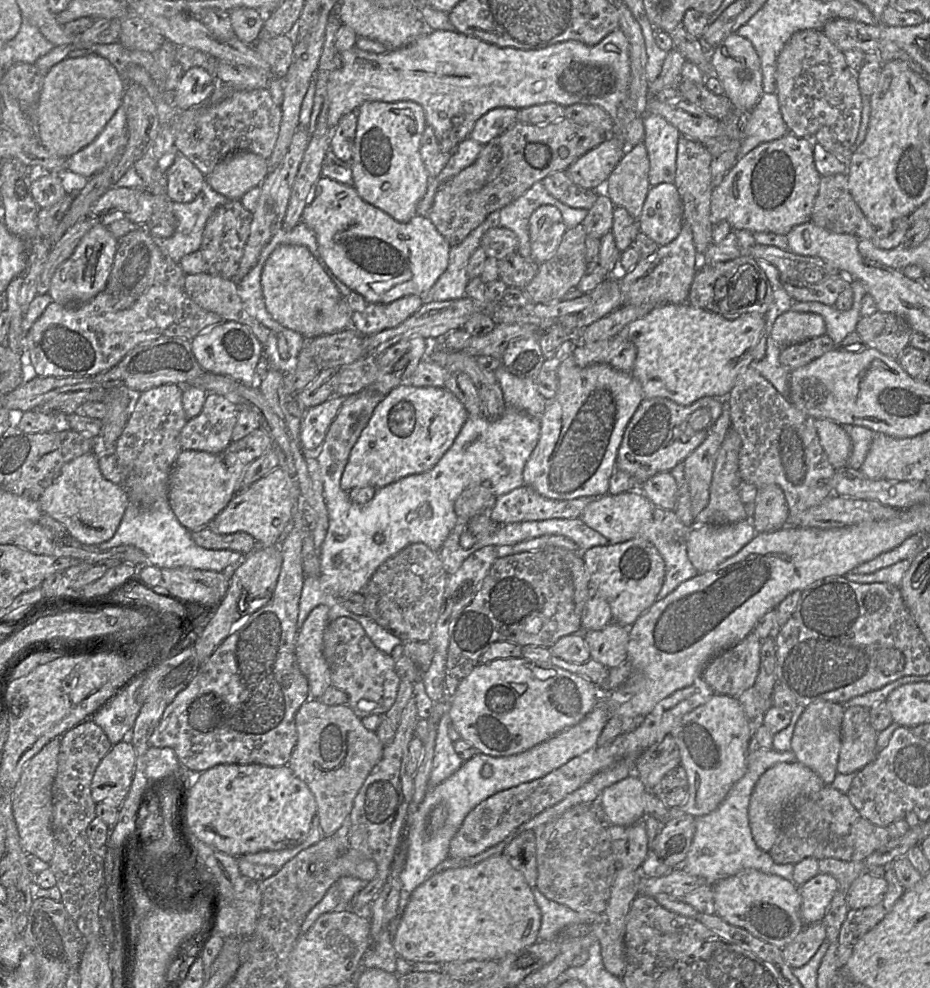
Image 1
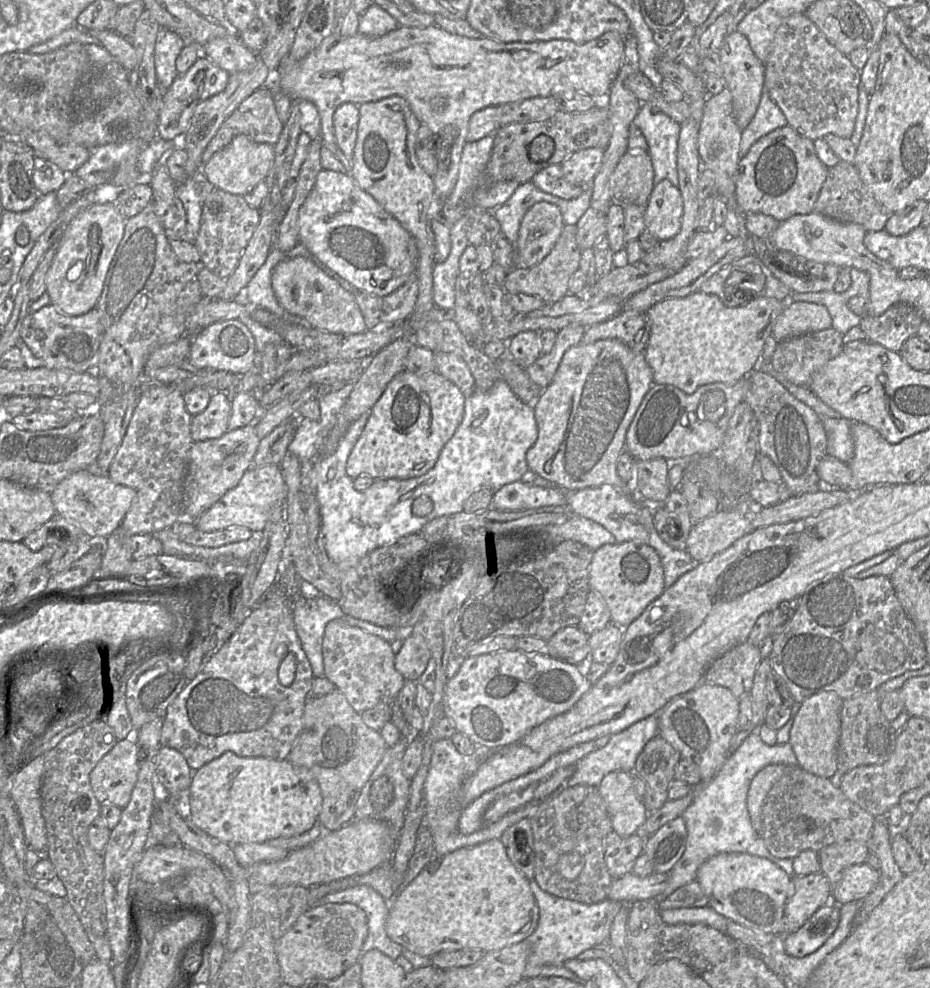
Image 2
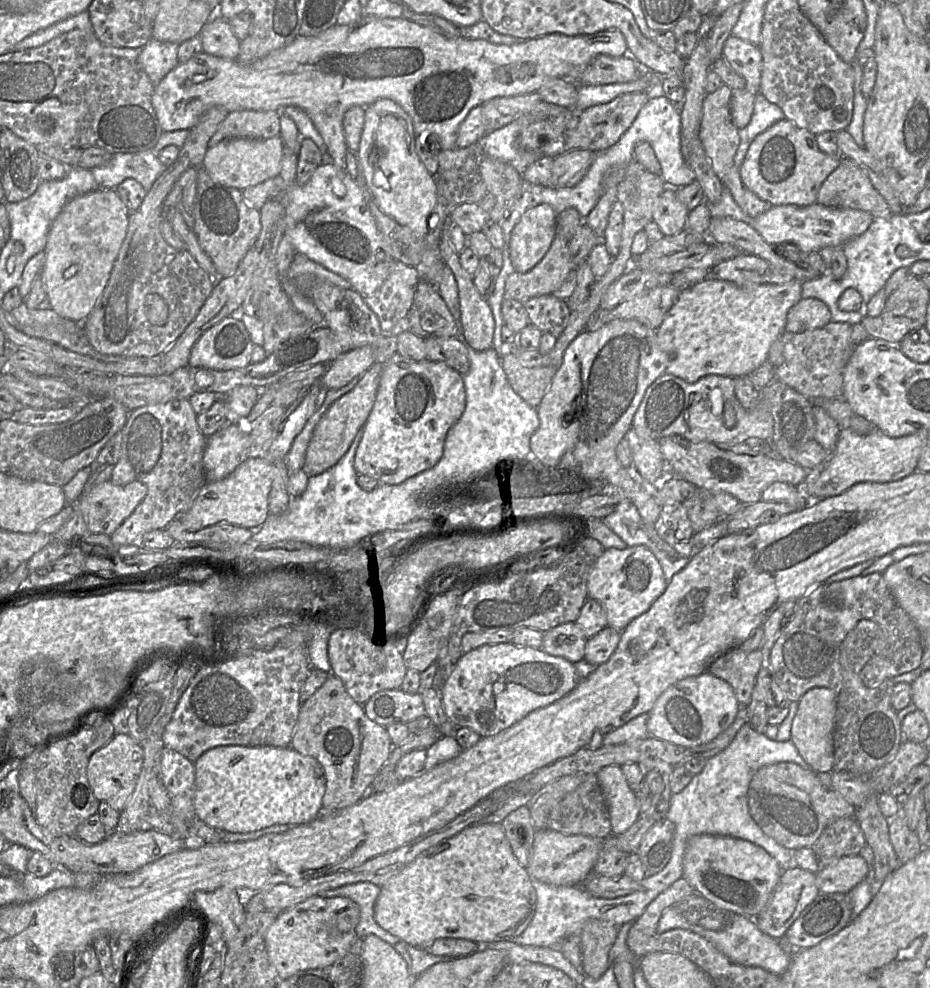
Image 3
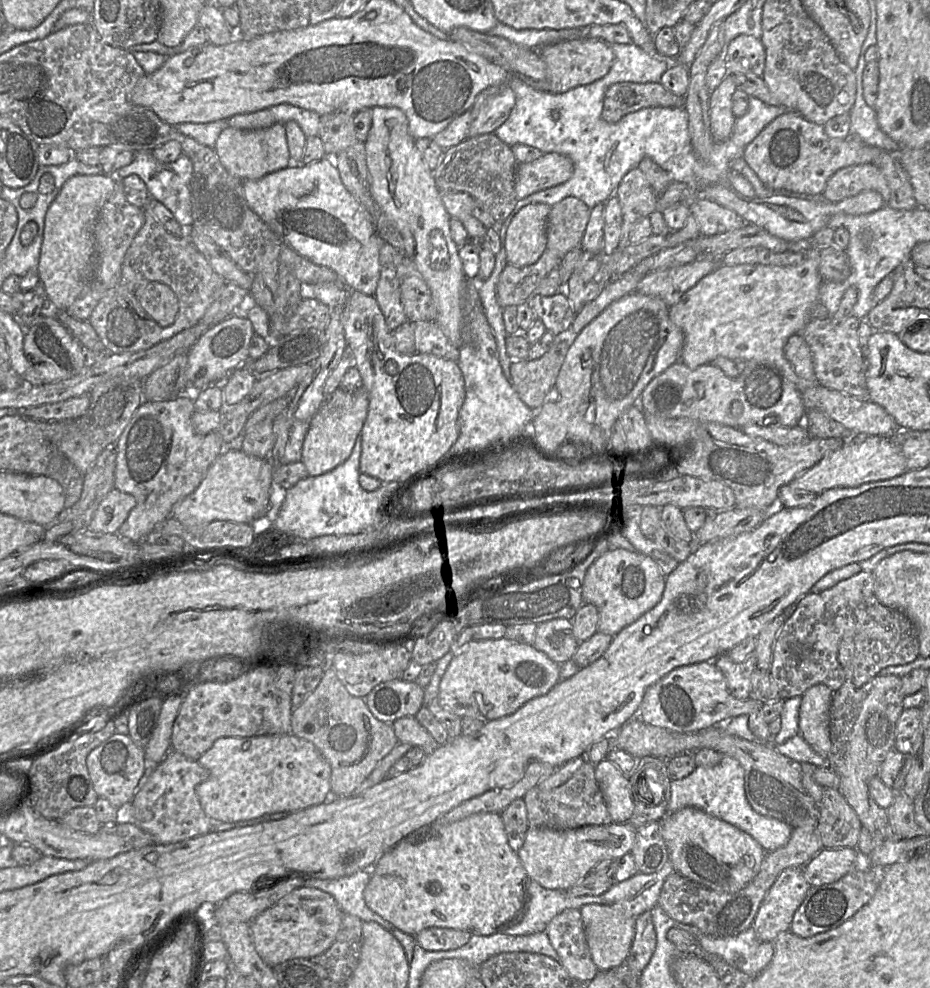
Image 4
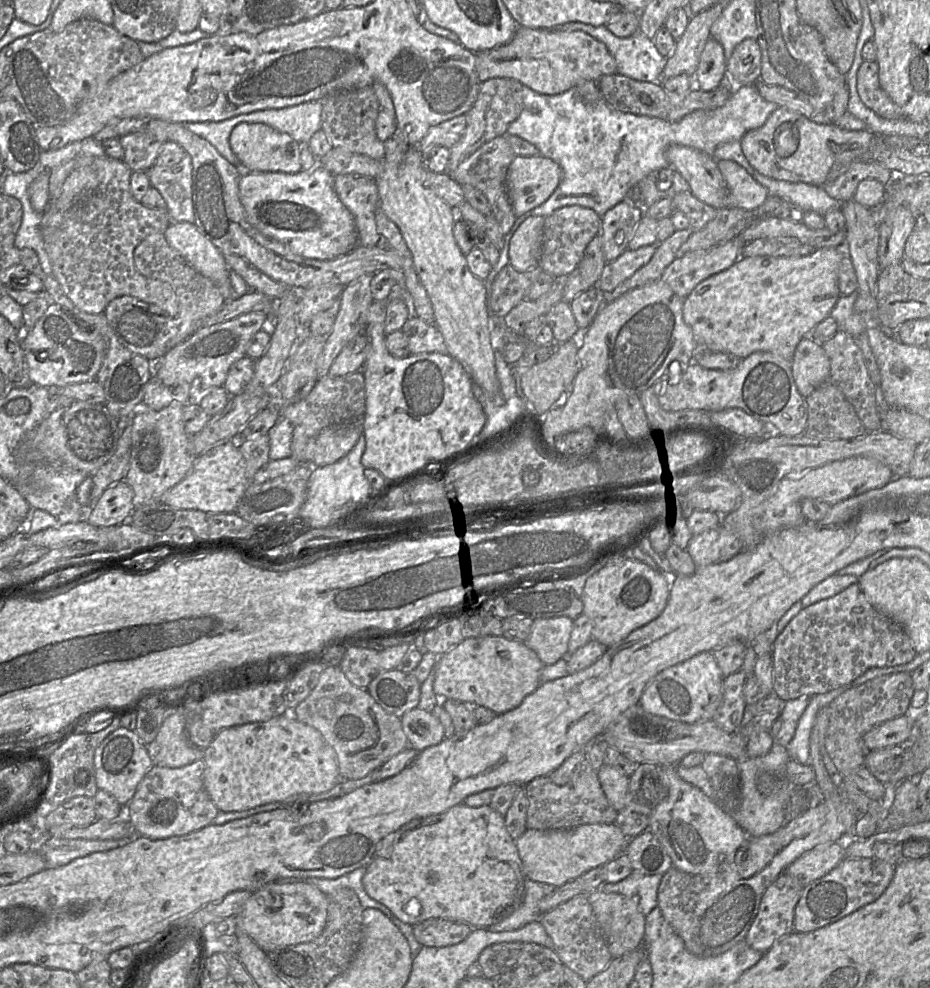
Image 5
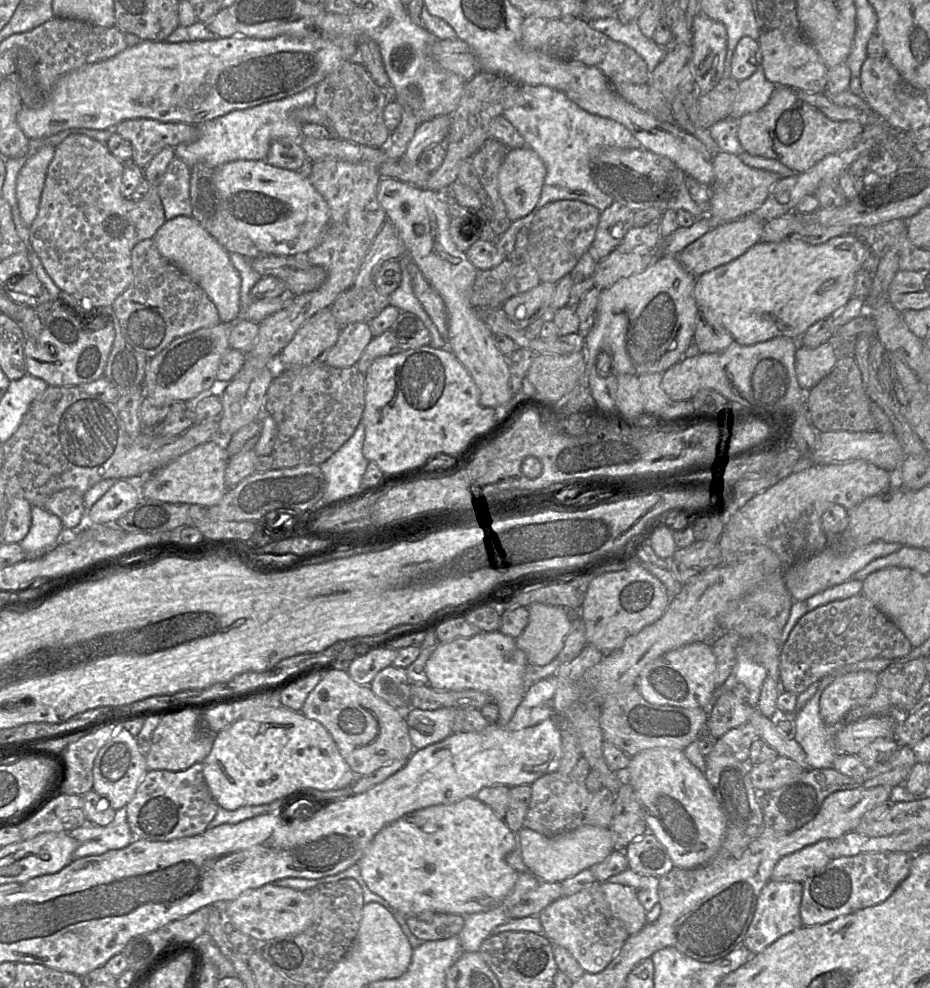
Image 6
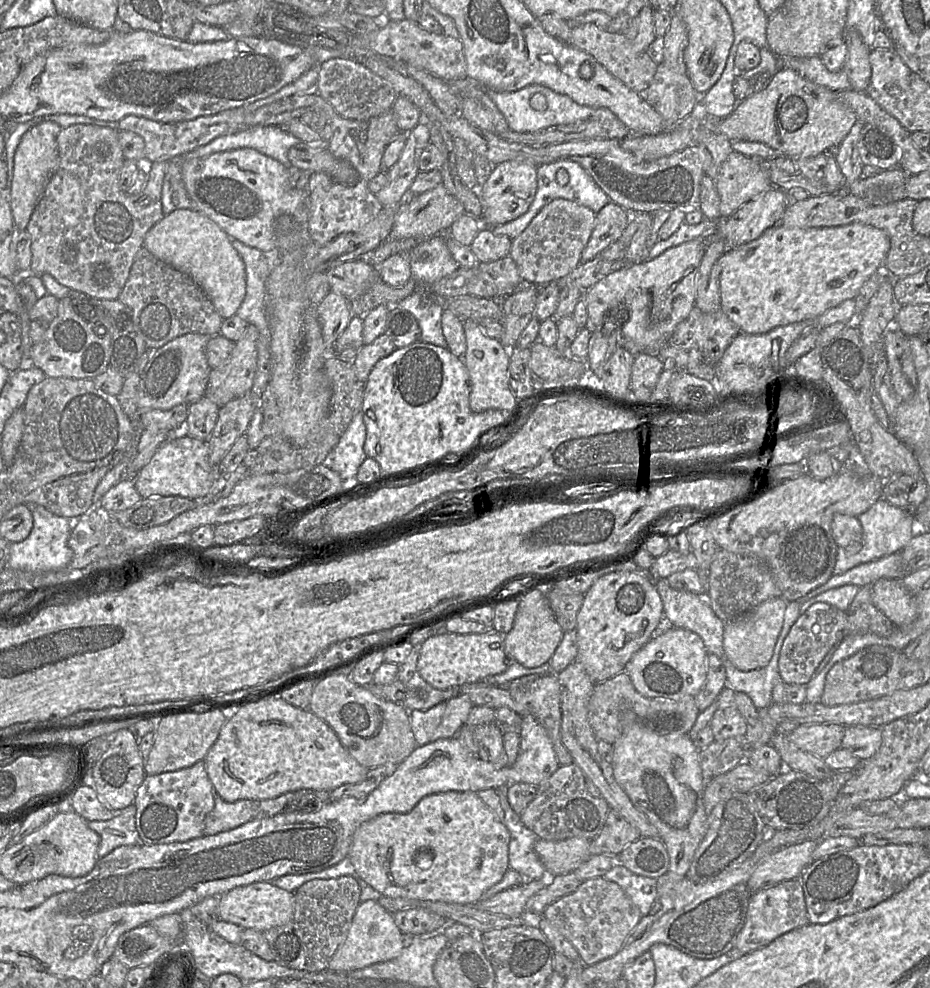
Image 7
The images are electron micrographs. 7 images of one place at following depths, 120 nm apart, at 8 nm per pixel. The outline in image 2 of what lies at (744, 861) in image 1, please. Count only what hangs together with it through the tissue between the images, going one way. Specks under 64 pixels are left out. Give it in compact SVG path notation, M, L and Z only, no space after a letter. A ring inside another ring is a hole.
M755 730L728 756L711 781L692 786L693 801L681 815L687 828L685 851L667 873L668 881L662 897L670 895L681 886L696 881L699 867L706 860L720 853L738 852L762 857L776 864L788 876L794 875L793 859L780 859L769 852L764 839L754 829L748 812L747 797L750 784L755 775L770 764L799 766L790 742L767 745L761 739L758 730Z

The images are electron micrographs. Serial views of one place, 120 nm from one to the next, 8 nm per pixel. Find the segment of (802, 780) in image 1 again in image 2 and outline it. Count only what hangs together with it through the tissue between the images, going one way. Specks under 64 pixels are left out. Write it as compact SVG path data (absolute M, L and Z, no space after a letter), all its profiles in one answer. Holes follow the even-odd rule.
M770 764L760 770L753 778L747 797L747 806L754 829L762 836L762 806L773 787L787 770L784 764Z

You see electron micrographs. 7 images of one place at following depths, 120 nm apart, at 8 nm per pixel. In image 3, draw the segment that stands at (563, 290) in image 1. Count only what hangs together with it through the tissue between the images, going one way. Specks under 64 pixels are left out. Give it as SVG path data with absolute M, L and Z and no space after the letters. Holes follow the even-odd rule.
M555 236L545 256L531 270L525 273L514 271L505 281L504 297L519 302L556 291L574 270L568 249L568 241Z

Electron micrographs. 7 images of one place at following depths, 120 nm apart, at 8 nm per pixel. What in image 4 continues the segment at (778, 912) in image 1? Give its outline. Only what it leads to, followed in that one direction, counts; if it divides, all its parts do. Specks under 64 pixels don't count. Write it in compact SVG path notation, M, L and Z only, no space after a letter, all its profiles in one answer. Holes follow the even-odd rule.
M695 807L669 813L660 822L674 871L684 877L716 892L735 893L758 874L766 851L735 825Z

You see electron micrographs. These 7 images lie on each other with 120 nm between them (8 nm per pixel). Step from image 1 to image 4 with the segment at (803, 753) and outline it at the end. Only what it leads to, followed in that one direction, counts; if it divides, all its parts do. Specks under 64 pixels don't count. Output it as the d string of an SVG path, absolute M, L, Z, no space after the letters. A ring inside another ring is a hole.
M824 684L811 686L802 695L799 734L823 757L831 750L830 707L834 692Z

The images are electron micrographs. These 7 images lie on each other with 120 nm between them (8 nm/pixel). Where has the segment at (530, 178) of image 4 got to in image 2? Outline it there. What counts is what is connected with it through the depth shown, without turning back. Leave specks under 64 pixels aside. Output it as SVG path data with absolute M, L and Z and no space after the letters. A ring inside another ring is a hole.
M588 148L569 156L561 164L566 181L583 189L590 188L602 165L604 151Z

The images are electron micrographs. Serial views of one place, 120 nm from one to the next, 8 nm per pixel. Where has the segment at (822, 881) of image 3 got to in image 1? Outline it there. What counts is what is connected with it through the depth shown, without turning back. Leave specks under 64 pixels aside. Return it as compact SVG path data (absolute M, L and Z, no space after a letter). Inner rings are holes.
M864 871L852 882L848 890L849 909L860 909L878 904L883 900L887 887L888 883L884 877L874 877L868 871Z

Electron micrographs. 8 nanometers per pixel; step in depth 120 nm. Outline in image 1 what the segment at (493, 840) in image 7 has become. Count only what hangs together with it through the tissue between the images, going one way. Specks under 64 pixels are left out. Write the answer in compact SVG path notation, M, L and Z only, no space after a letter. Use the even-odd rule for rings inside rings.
M503 854L474 866L435 872L410 895L393 938L398 955L410 963L444 963L468 960L499 961L539 940L541 912L523 874L513 868Z

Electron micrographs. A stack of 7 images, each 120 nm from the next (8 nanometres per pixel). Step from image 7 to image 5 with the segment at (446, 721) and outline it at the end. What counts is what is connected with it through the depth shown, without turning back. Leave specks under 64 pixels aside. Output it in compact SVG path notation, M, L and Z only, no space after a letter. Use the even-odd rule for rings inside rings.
M418 707L405 712L401 716L401 724L407 737L407 748L418 752L444 739L444 728L439 719Z

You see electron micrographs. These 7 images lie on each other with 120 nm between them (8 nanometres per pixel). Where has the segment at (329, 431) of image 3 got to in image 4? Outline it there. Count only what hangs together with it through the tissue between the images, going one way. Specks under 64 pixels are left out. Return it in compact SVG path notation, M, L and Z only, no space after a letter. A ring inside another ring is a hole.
M362 385L352 390L338 388L325 399L325 402L310 421L302 447L301 461L309 476L325 474L350 457L356 439L366 421L369 404L369 395Z

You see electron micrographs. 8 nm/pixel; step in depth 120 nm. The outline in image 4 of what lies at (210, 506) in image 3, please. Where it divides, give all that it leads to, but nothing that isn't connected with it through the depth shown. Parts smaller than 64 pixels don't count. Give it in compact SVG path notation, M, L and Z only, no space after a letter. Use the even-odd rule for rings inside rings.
M225 448L196 490L174 505L171 516L187 527L204 526L213 521L251 524L265 516L270 507L272 480L273 465L269 457L257 458L241 449Z

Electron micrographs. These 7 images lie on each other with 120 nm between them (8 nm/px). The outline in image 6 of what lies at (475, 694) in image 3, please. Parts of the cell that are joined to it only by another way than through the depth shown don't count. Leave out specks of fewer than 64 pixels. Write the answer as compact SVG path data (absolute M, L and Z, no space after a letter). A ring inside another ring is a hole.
M493 631L438 643L428 658L424 670L428 685L436 690L474 689L490 695L499 708L496 723L503 726L511 720L524 698L524 671L527 664L526 655L517 647L514 638Z

